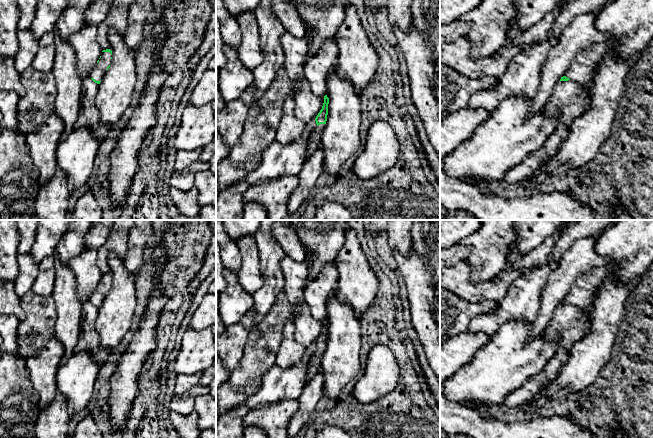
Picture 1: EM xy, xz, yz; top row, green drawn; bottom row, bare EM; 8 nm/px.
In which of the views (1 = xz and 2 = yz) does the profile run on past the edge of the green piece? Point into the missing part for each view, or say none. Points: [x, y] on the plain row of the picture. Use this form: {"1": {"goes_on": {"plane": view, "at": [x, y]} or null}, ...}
{"1": {"goes_on": {"plane": "xz", "at": [314, 366]}}, "2": {"goes_on": {"plane": "yz", "at": [583, 293]}}}

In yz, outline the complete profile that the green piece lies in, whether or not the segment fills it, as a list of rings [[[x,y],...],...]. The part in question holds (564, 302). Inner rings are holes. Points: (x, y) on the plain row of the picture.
[[[600,266],[590,269],[580,276],[572,286],[568,295],[560,305],[571,304],[587,311],[593,309],[596,295],[599,288],[603,285],[607,274],[607,267]]]

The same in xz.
[[[324,320],[324,327],[322,333],[315,342],[317,351],[313,354],[311,361],[308,365],[307,381],[312,379],[318,372],[320,372],[320,362],[325,351],[328,339],[329,322]]]

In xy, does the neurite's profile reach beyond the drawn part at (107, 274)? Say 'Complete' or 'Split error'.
Split error

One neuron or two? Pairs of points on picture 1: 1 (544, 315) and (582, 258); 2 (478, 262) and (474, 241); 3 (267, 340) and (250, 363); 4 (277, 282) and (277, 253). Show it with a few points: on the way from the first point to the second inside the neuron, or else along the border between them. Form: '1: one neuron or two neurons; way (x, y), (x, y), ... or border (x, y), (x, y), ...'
1: one neuron; way (549, 301), (561, 279), (568, 272)
2: one neuron; way (478, 257), (478, 246)
3: one neuron; way (262, 346), (260, 353), (256, 357)
4: one neuron; way (276, 275), (275, 260)

